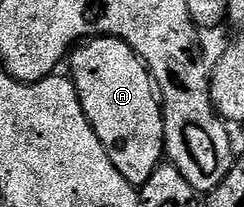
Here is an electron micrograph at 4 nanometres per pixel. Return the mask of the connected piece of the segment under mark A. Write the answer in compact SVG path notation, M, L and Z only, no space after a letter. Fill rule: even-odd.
M101 36L88 39L80 43L70 53L69 65L71 64L70 75L75 82L75 89L81 102L81 110L89 118L97 138L101 138L101 146L105 146L105 154L121 175L125 182L136 186L142 186L153 178L153 174L164 163L165 153L163 151L163 110L157 89L152 81L147 65L139 59L139 55L133 51L124 40L114 36Z

